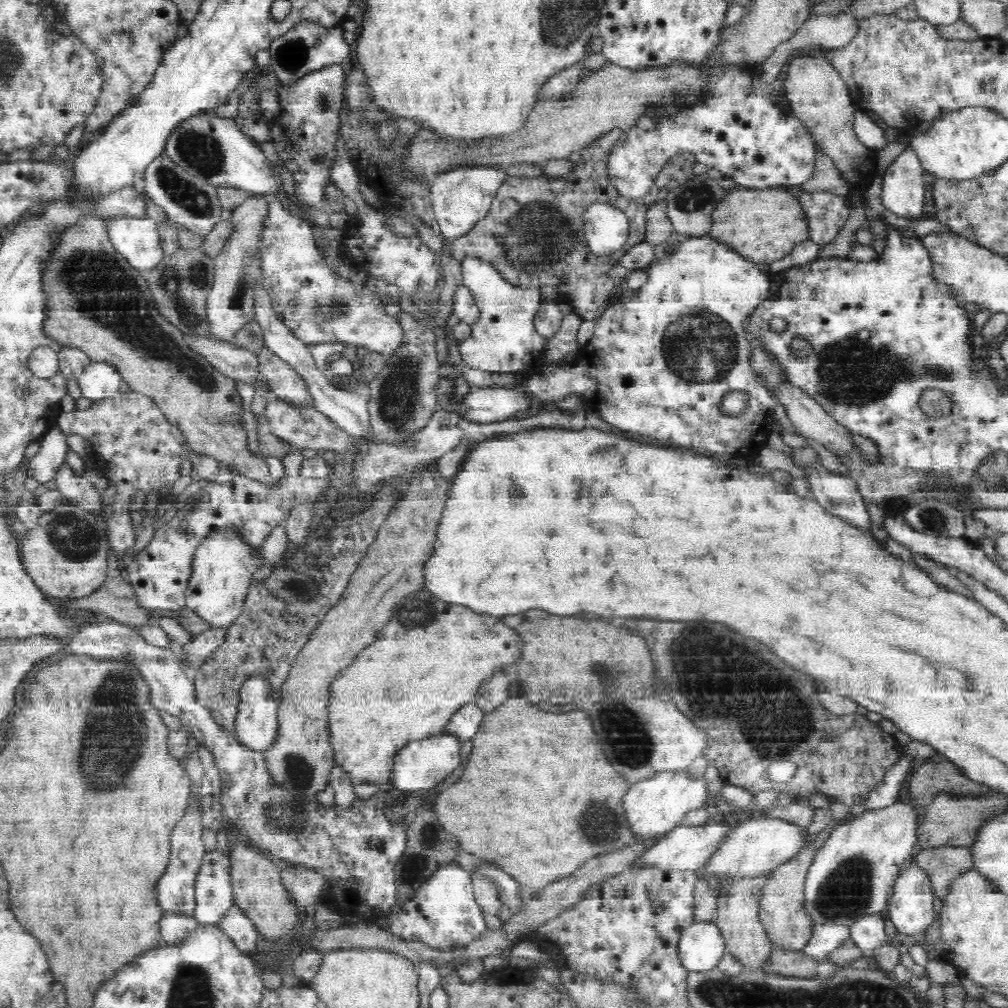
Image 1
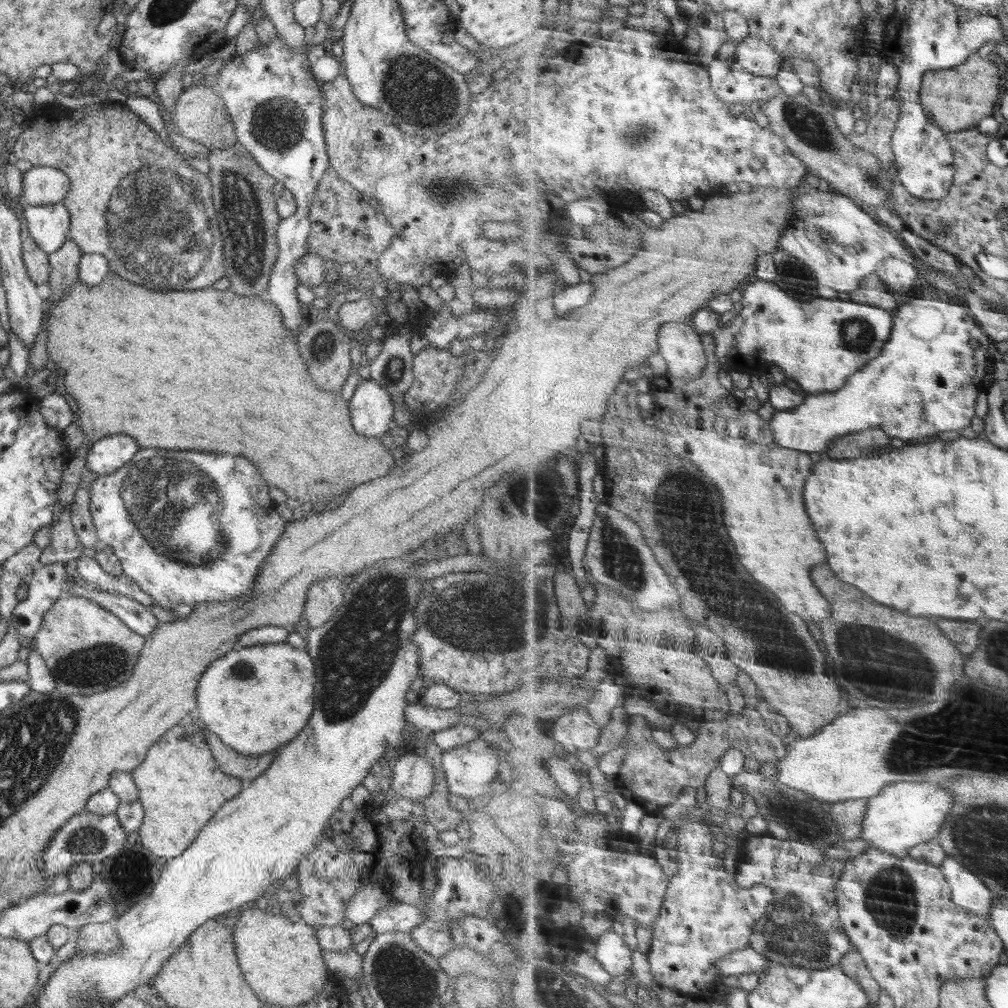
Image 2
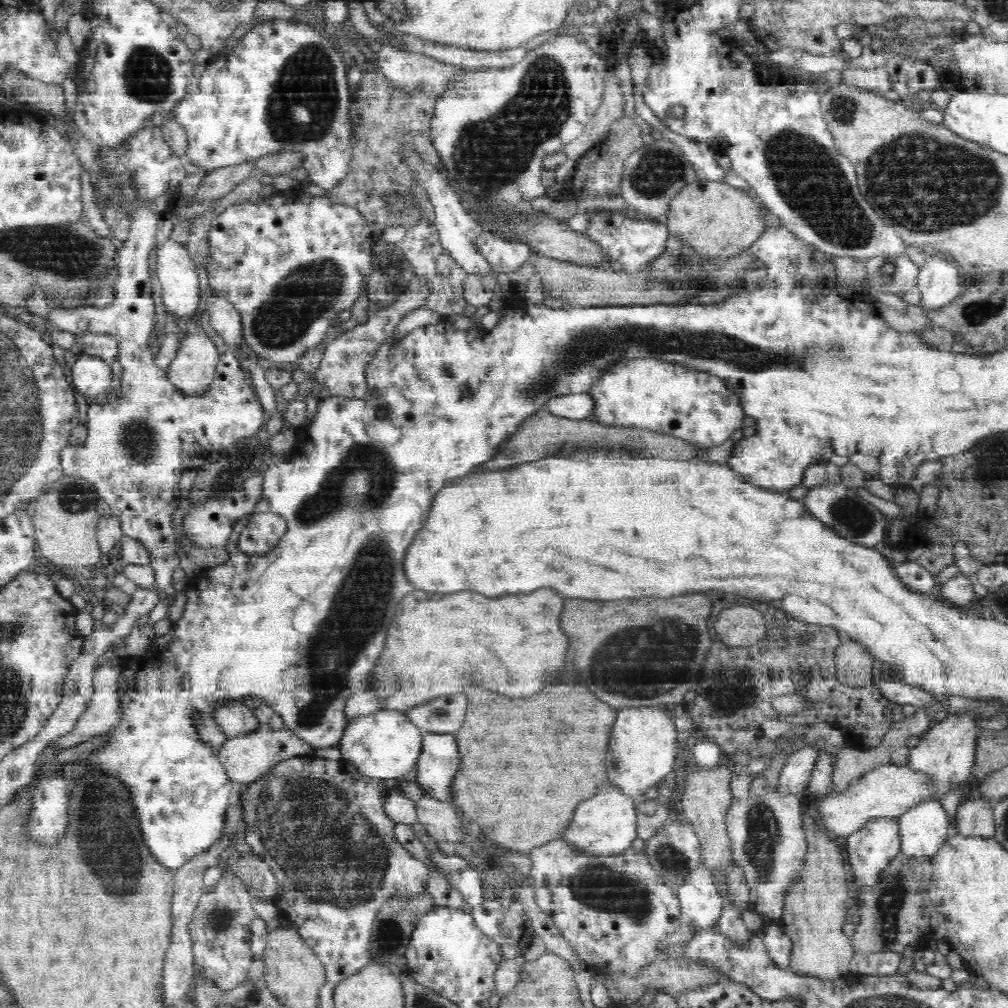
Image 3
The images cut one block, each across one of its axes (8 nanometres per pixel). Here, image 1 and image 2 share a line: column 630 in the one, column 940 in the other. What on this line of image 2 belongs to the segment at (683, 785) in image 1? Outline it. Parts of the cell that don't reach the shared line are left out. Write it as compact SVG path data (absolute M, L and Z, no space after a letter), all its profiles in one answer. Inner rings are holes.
M901 782L887 786L878 797L872 797L865 812L864 832L860 839L899 857L909 856L911 848L936 841L946 824L946 818L954 811L956 798L952 792L916 782Z

